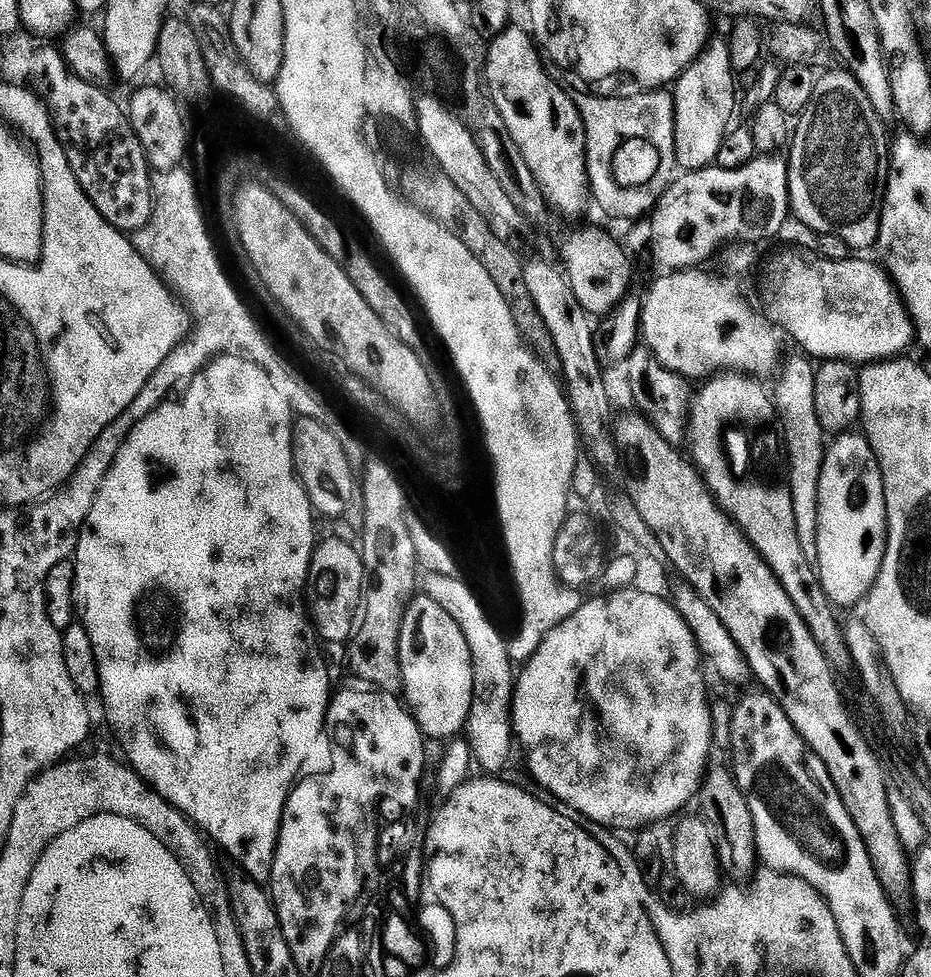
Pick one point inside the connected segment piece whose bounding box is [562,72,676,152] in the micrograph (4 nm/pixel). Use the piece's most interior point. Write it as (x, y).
(649, 113)

